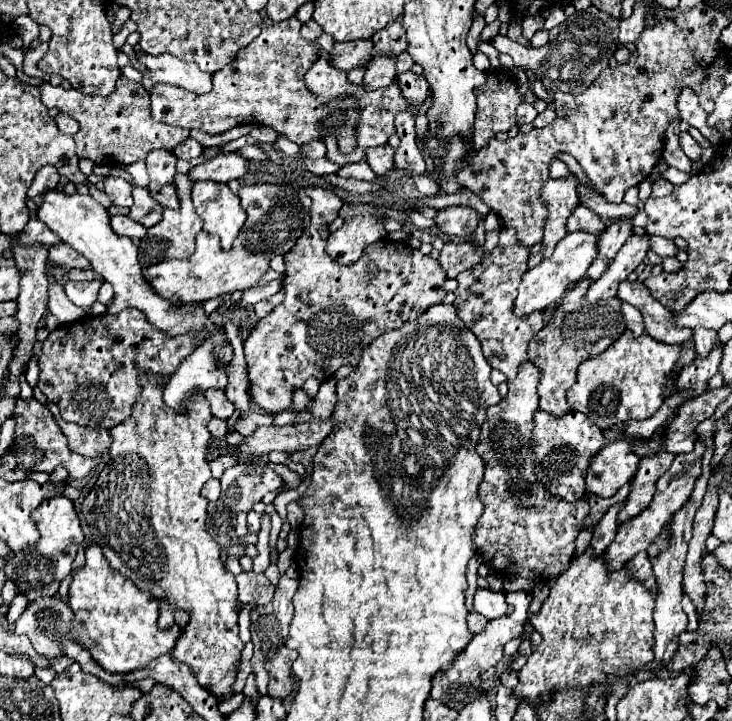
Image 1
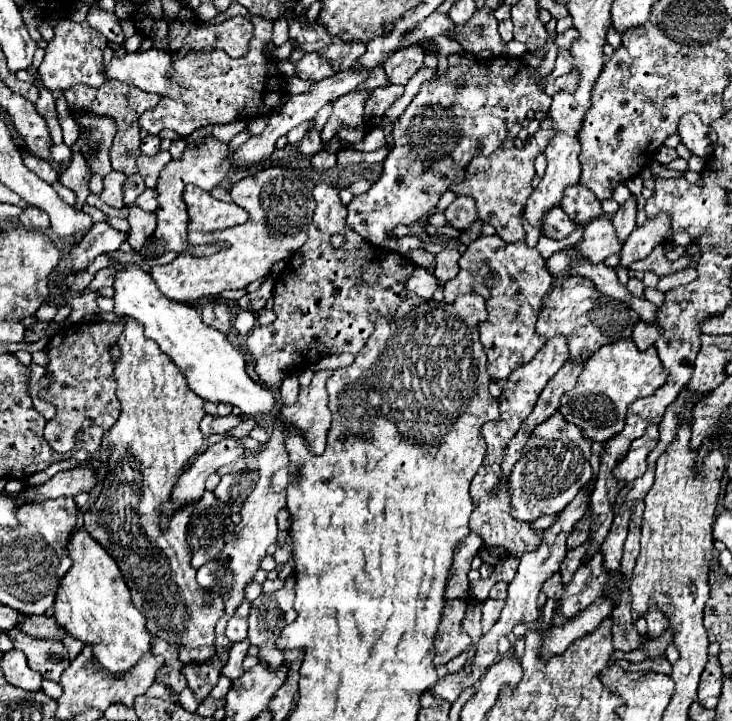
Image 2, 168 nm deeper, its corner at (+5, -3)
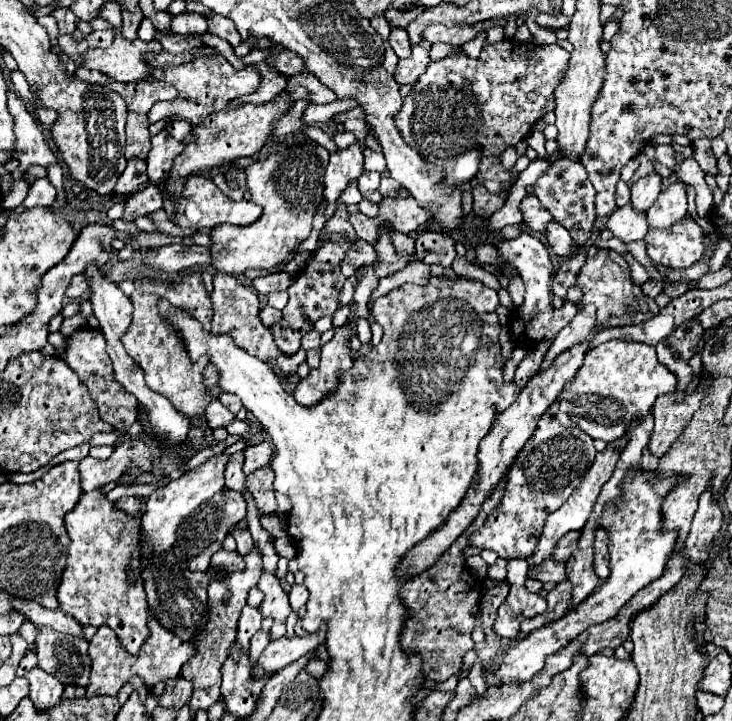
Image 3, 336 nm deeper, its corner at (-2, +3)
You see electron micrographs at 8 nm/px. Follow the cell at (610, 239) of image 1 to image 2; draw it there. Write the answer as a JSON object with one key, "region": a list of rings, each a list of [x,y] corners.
{"region":[[[628,199],[612,217],[612,225],[620,243],[628,239],[628,235],[636,229],[636,201]]]}

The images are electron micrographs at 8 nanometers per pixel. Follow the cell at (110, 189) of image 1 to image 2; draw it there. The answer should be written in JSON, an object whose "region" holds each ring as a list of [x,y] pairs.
{"region":[[[112,171],[110,175],[106,175],[104,177],[104,189],[100,193],[102,201],[112,205],[112,207],[122,209],[124,207],[124,195],[122,195],[124,181],[126,181],[126,175],[120,173],[120,171]]]}

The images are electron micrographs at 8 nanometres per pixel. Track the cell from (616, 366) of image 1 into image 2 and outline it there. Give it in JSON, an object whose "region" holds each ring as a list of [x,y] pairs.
{"region":[[[618,339],[600,347],[586,363],[576,381],[576,387],[562,397],[560,413],[570,423],[576,423],[584,435],[592,435],[594,441],[610,439],[624,429],[626,411],[630,403],[640,397],[652,395],[660,385],[664,385],[666,371],[656,355],[656,347],[638,351],[632,339]]]}

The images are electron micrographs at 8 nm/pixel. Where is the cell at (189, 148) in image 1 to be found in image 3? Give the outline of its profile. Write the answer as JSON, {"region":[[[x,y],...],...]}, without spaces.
{"region":[[[173,121],[171,125],[167,125],[167,131],[169,131],[175,139],[183,141],[185,135],[191,131],[191,121]]]}

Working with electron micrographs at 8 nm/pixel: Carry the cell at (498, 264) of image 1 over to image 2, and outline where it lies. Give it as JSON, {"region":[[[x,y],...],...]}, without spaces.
{"region":[[[498,235],[480,237],[468,245],[466,253],[460,257],[460,273],[444,285],[444,301],[454,303],[462,293],[474,293],[474,285],[486,285],[486,279],[492,279],[488,287],[490,299],[486,301],[488,319],[478,325],[480,343],[488,355],[488,373],[494,379],[508,379],[508,375],[528,363],[542,347],[544,339],[536,335],[536,321],[542,307],[542,299],[552,285],[552,277],[546,275],[544,259],[536,249],[530,249],[524,241],[506,243]]]}

